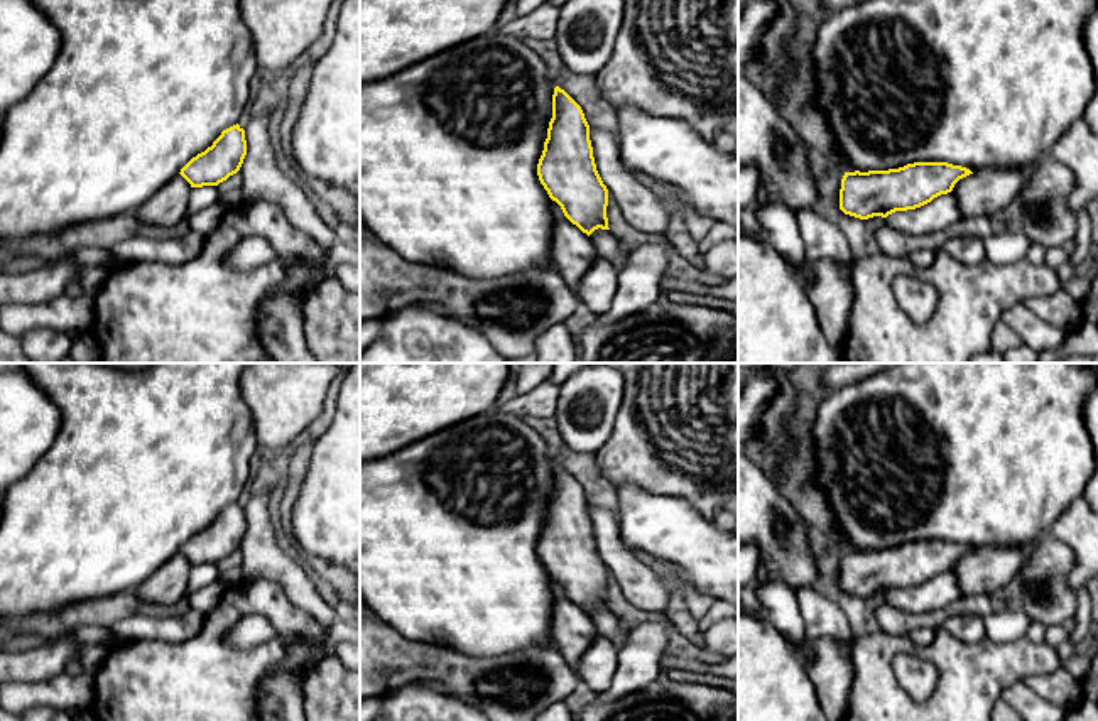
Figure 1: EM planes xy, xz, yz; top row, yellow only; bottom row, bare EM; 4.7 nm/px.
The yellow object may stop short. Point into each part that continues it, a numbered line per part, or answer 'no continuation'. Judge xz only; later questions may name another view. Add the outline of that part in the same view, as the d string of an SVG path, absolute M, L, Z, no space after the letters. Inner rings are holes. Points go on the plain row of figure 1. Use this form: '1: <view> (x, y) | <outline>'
1: xz (573, 630) | M551 577L552 589L552 645L578 672L579 659L596 637L591 616L573 603L561 584Z

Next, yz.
1: yz (987, 569) | M1035 544L983 547L959 557L951 572L958 581L961 599L1005 586L1027 564Z

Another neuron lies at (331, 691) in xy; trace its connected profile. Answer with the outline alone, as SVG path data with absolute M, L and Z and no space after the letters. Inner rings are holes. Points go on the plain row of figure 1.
M323 657L304 679L306 721L360 721L360 670Z

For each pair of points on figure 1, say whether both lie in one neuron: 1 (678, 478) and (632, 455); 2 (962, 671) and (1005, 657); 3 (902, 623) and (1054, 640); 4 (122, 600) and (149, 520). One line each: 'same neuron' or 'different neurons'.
1: same neuron
2: same neuron
3: different neurons
4: different neurons

